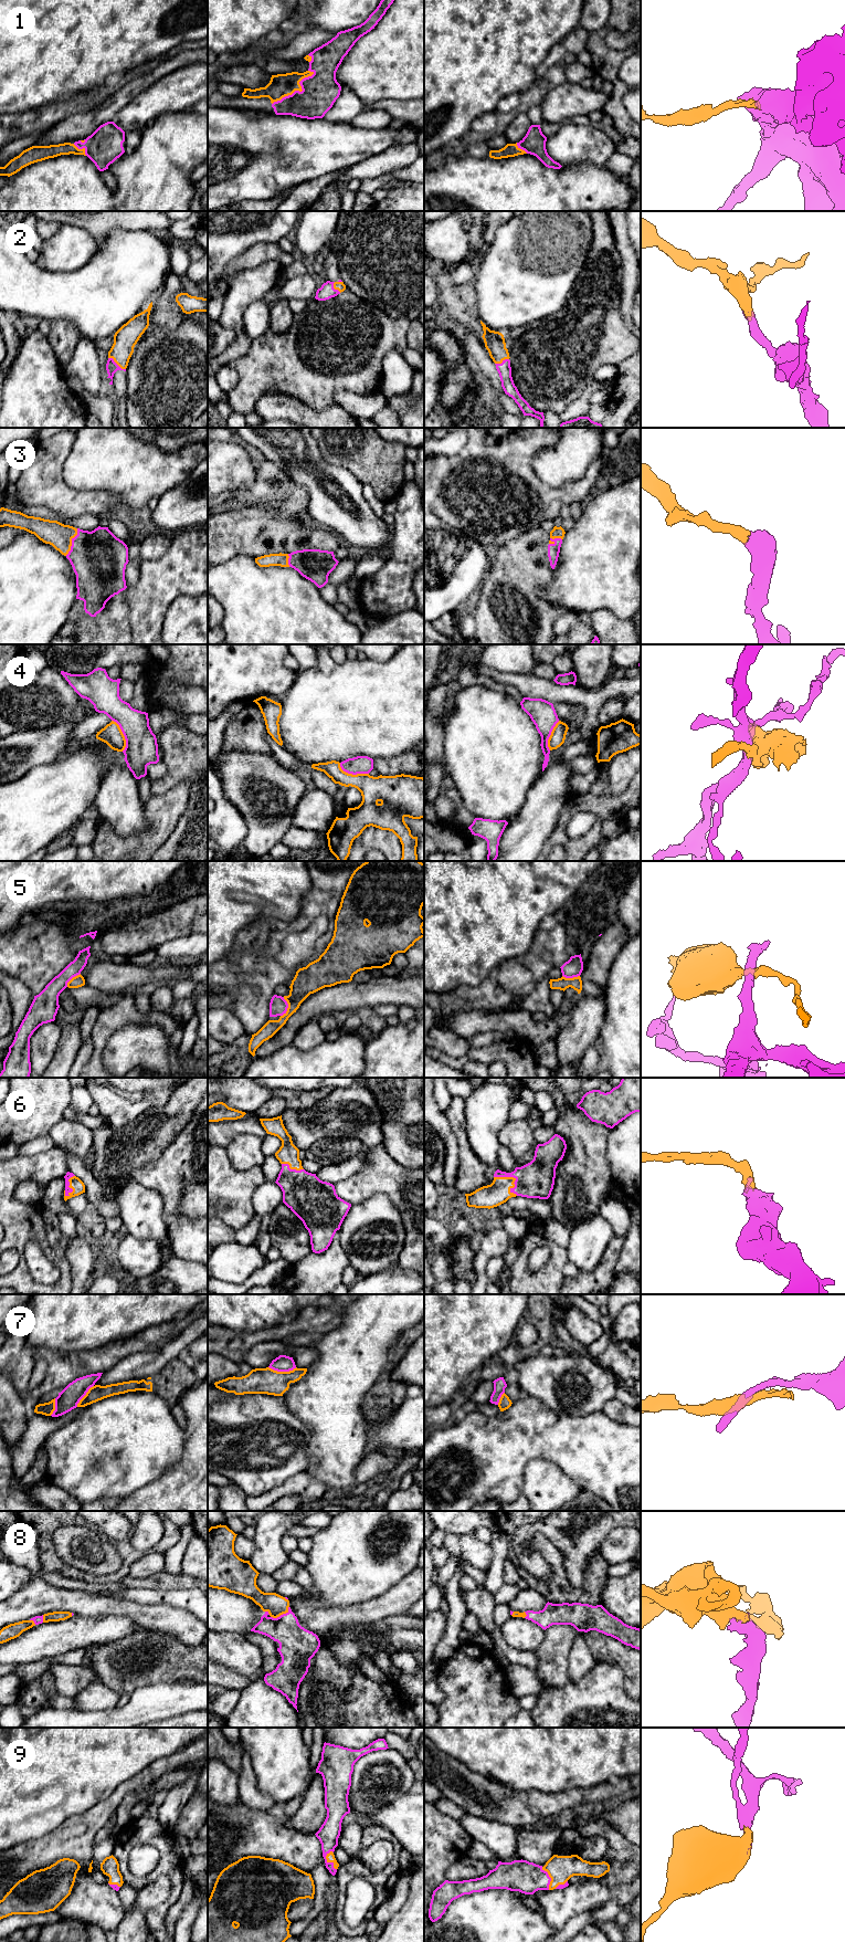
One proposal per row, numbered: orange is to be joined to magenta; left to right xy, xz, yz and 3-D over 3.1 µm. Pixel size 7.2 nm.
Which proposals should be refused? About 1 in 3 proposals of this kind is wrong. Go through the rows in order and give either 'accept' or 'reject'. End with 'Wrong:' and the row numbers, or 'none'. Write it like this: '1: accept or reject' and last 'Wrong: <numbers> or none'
1: accept
2: accept
3: accept
4: reject
5: reject
6: accept
7: reject
8: accept
9: accept
Wrong: 4, 5, 7

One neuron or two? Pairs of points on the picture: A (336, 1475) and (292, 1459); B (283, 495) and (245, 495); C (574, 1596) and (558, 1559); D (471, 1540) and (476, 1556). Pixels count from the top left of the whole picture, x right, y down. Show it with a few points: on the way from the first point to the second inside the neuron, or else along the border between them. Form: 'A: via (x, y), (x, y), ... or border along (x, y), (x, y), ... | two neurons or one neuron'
A: border along (309, 1438), (307, 1447), (308, 1467), (304, 1471) | two neurons
B: via (274, 495), (254, 495) | one neuron
C: via (566, 1587), (558, 1580), (558, 1567) | one neuron
D: via (471, 1544), (475, 1552) | one neuron

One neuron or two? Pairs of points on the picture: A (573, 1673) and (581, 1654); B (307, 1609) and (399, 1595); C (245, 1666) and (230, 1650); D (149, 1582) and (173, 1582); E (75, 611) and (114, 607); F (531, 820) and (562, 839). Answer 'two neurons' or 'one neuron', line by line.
A: one neuron
B: one neuron
C: one neuron
D: one neuron
E: one neuron
F: two neurons

